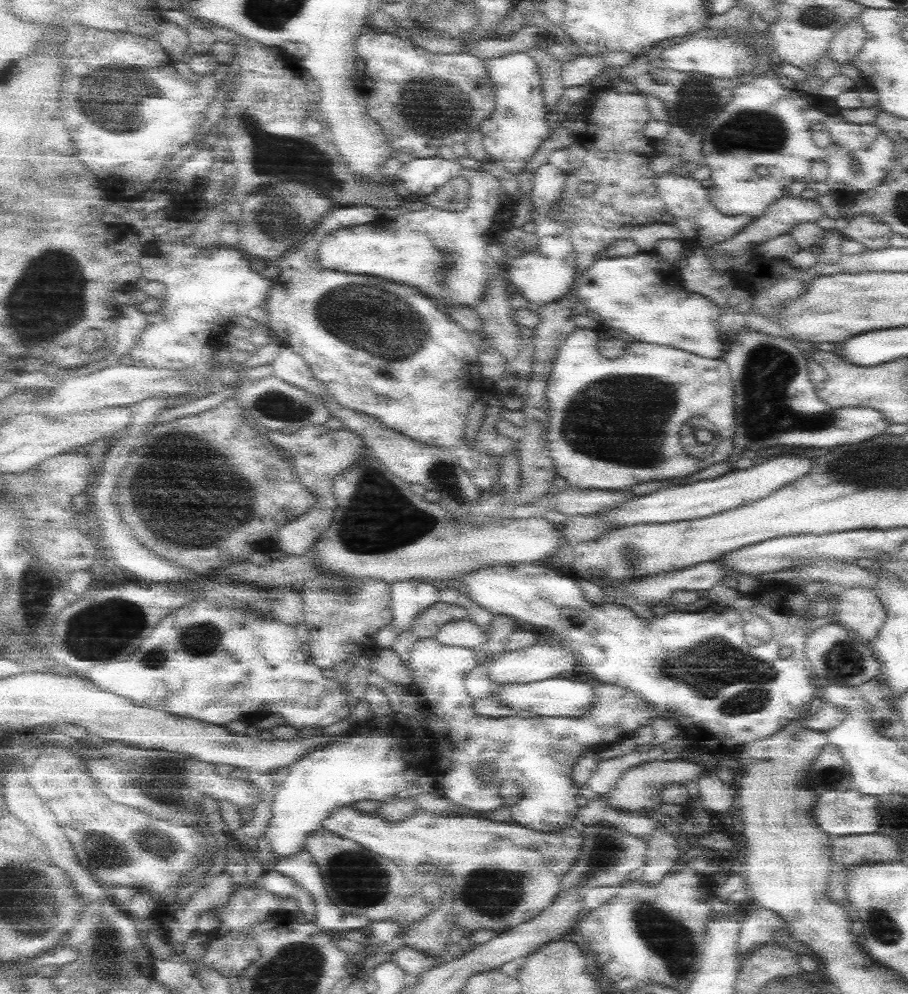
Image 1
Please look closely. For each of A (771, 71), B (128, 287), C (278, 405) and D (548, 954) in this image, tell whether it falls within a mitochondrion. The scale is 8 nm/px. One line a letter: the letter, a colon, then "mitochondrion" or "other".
A: other
B: other
C: mitochondrion
D: other

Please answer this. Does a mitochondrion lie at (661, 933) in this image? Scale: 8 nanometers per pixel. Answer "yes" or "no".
yes

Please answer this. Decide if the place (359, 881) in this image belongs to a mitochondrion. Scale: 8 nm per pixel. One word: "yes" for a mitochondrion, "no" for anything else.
yes

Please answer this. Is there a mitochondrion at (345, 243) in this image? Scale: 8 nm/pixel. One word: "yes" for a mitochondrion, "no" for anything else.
no

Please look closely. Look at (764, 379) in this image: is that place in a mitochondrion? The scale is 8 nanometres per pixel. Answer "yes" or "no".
yes

